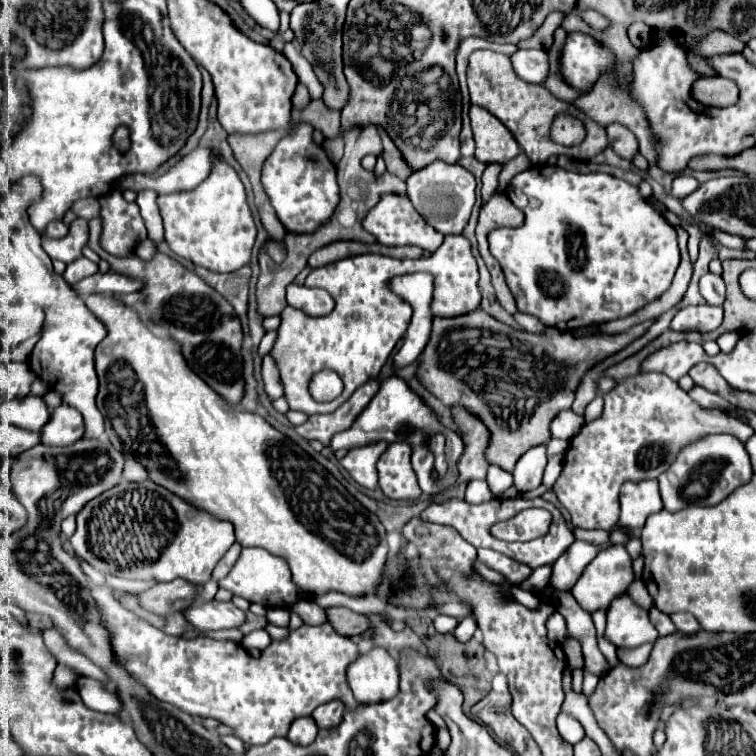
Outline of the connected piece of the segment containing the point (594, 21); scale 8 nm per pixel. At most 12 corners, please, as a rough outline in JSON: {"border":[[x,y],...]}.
{"border":[[594,10],[582,12],[582,19],[592,28],[604,30],[608,20]]}

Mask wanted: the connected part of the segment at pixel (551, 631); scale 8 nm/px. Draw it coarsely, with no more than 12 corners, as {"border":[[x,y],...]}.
{"border":[[554,612],[548,622],[548,638],[564,642],[568,628],[564,616]]}

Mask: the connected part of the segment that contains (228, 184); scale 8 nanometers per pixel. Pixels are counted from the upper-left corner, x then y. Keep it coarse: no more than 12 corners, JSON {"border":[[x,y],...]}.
{"border":[[222,156],[158,196],[174,254],[212,272],[250,262],[256,226]]}

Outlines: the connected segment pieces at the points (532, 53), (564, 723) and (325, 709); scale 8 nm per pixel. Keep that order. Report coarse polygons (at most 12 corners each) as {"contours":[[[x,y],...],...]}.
{"contours":[[[518,50],[514,72],[540,84],[548,72],[544,50]],[[559,713],[557,729],[574,745],[585,736],[583,726],[573,716]],[[340,700],[312,712],[320,730],[332,730],[344,718]]]}

